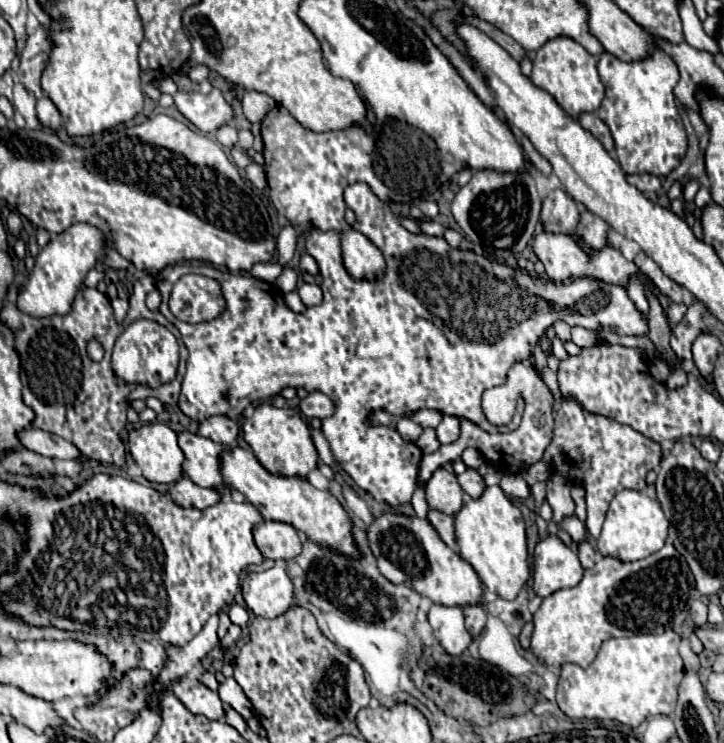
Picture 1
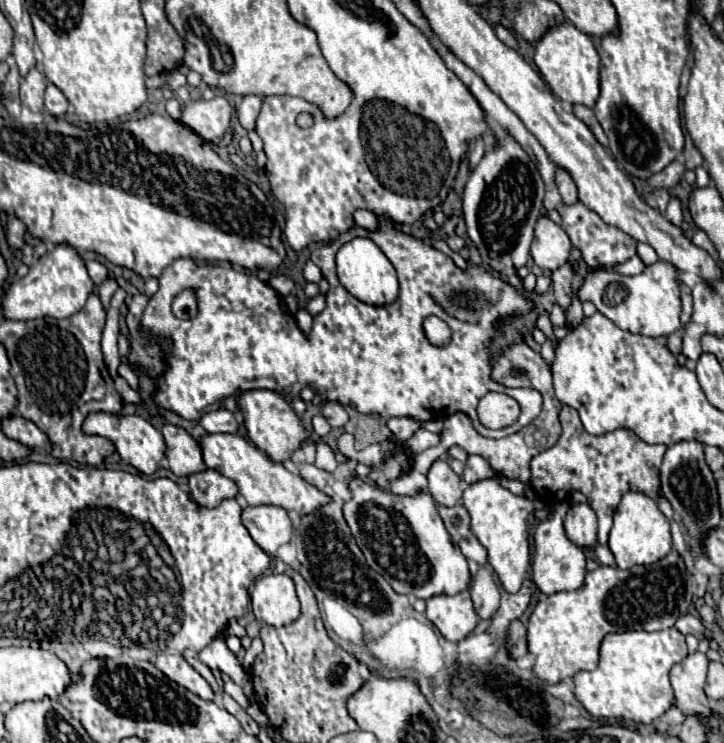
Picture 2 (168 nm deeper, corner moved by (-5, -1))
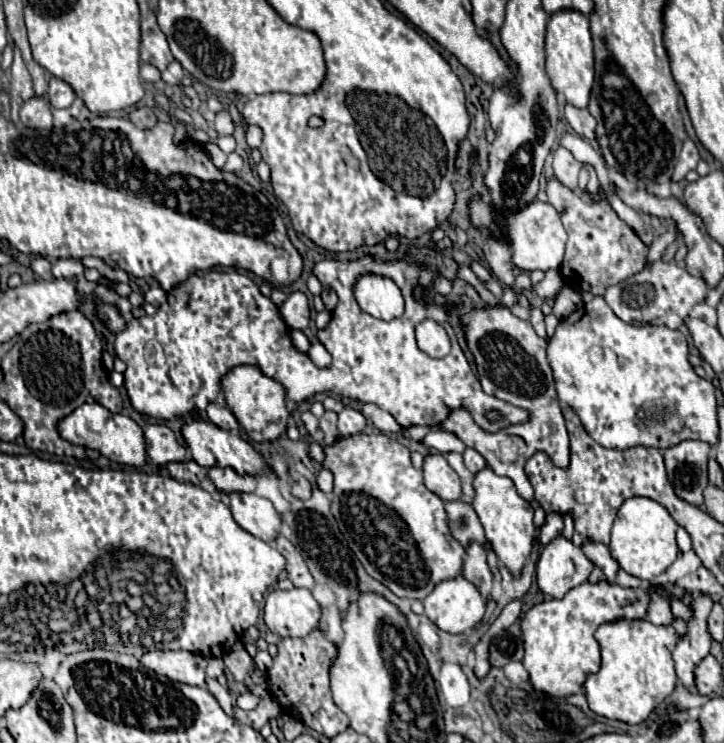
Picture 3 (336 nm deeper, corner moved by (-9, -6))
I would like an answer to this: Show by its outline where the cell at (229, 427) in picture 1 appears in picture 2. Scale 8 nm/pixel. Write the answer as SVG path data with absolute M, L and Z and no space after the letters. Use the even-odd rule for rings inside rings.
M213 410L207 412L199 424L209 432L209 434L235 434L239 428L239 422L229 410Z

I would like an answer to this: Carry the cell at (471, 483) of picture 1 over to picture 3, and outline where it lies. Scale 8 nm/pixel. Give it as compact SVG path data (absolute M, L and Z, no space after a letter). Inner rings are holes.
M465 449L465 453L463 453L463 457L465 457L465 467L469 469L469 471L473 471L473 473L477 473L477 471L481 471L481 469L485 469L485 459L483 459L483 455L481 453L477 453L475 449Z

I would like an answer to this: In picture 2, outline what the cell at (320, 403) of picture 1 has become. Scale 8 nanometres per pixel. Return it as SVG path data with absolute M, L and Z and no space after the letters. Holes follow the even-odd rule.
M331 400L323 402L323 406L321 406L321 416L323 416L333 428L341 428L341 426L345 426L347 420L349 420L345 408L343 408L339 402L331 402Z

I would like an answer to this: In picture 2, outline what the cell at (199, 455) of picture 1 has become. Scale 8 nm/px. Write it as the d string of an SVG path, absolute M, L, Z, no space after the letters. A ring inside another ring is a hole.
M179 426L161 428L167 444L167 466L175 476L189 476L201 470L207 470L203 462L203 450L199 442Z

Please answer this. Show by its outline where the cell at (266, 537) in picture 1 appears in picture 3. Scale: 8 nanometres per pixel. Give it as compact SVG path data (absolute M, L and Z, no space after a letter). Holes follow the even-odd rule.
M221 493L229 499L233 519L245 531L253 533L263 541L273 541L279 535L281 519L269 499L257 497L255 493Z

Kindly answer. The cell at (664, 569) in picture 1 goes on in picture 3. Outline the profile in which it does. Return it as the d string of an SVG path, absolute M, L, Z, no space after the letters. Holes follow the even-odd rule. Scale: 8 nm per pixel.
M607 581L597 585L583 583L569 591L563 599L551 599L533 605L521 619L521 635L525 647L523 667L529 673L533 689L553 699L565 699L581 691L585 679L597 673L601 665L599 643L593 637L597 627L619 617L643 619L649 605L649 587L649 583L639 589L623 589Z

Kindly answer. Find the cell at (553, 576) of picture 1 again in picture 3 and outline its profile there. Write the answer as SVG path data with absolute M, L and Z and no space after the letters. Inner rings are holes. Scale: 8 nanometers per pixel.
M557 537L543 547L539 555L537 584L545 595L561 599L573 587L585 583L593 567L595 565L587 559L581 547L573 547L569 539Z

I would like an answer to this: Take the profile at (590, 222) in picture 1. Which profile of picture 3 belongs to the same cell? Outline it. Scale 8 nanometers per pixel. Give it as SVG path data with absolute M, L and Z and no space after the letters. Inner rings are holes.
M555 177L547 179L547 195L549 203L559 211L569 235L565 259L559 267L559 273L567 287L573 287L579 293L603 295L605 287L629 279L629 275L635 275L647 265L649 247L625 221L619 221L609 203L583 201L575 191L569 191Z

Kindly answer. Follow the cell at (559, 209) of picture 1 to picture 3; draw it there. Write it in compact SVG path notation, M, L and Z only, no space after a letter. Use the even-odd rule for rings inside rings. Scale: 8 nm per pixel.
M557 145L553 149L553 175L571 191L577 191L577 179L579 179L581 163L567 151L565 147Z

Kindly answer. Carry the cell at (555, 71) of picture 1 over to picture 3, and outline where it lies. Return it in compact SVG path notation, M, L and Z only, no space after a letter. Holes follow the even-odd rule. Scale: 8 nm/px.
M563 9L553 13L547 23L545 53L547 73L557 93L561 93L567 99L567 103L575 107L587 107L593 85L593 43L589 33L589 19L575 9Z

